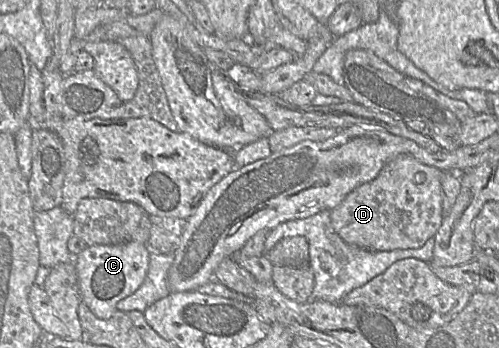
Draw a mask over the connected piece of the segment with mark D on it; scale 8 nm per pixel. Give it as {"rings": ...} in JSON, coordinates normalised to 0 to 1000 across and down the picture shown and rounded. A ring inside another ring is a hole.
{"rings":[[[794,445],[754,511],[711,540],[663,606],[665,655],[697,701],[741,721],[844,710],[872,678],[890,626],[886,500],[824,445]]]}

